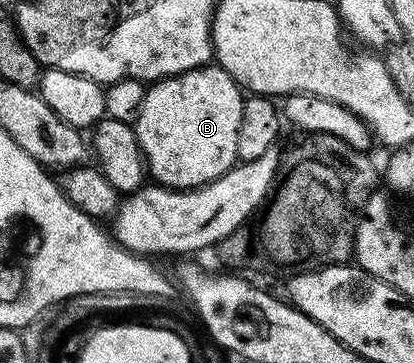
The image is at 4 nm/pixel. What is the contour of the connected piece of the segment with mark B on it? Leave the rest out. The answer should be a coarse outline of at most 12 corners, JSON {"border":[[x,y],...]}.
{"border":[[217,64],[153,83],[132,123],[149,177],[238,162],[244,94]]}

